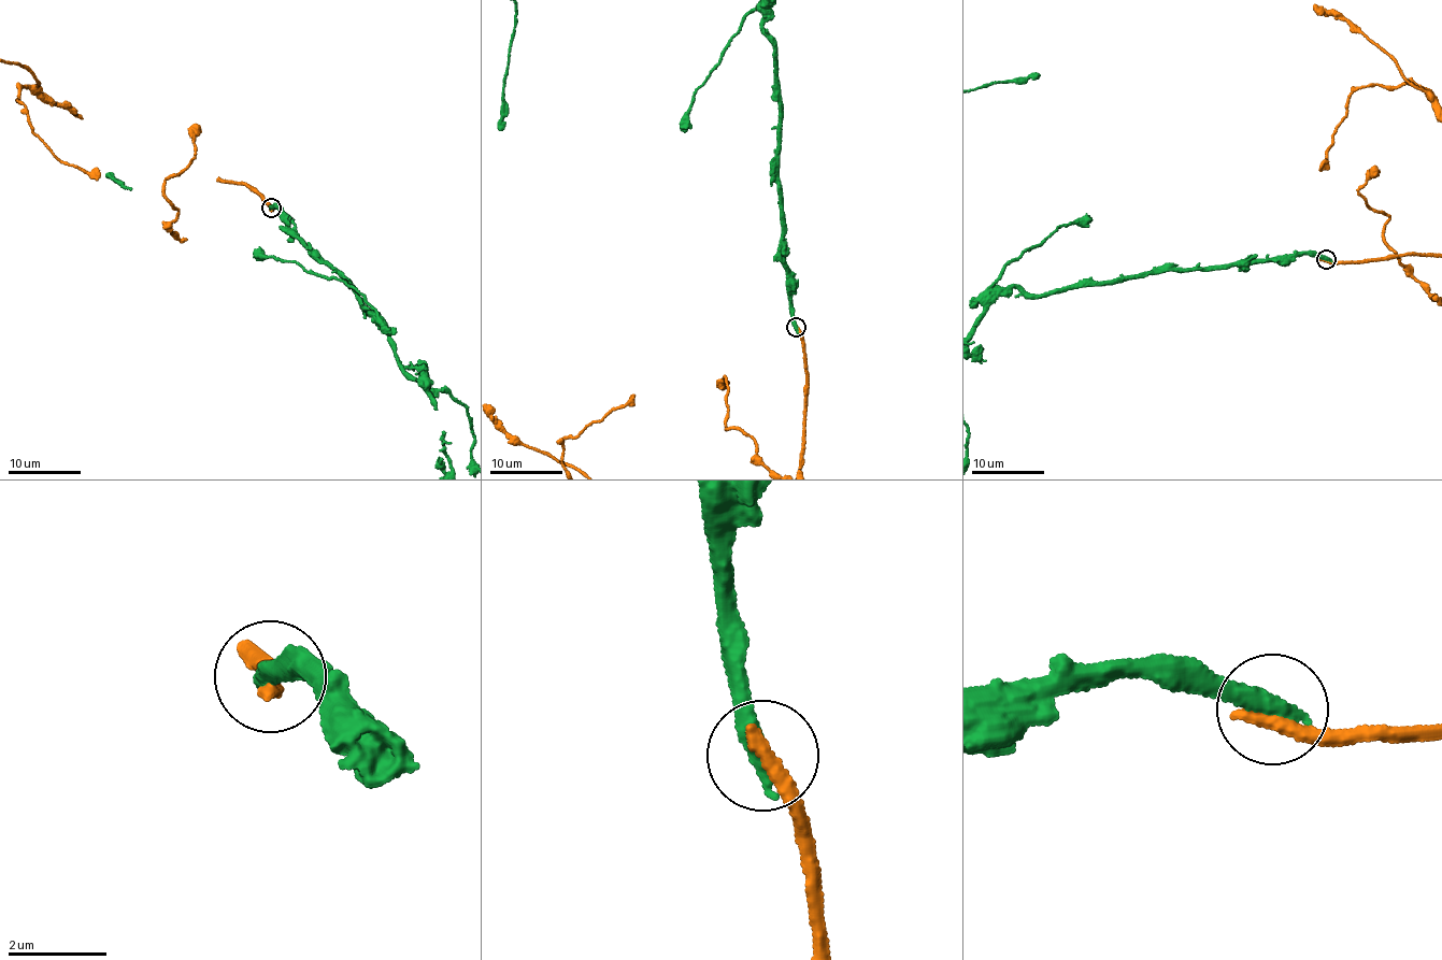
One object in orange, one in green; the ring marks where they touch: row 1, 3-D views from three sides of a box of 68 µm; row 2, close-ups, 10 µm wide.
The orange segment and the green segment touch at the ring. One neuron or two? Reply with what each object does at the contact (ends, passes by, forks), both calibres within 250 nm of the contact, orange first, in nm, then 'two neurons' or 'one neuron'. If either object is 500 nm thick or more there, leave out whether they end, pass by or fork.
orange ends | green ends | 380/440 nm | two neurons

